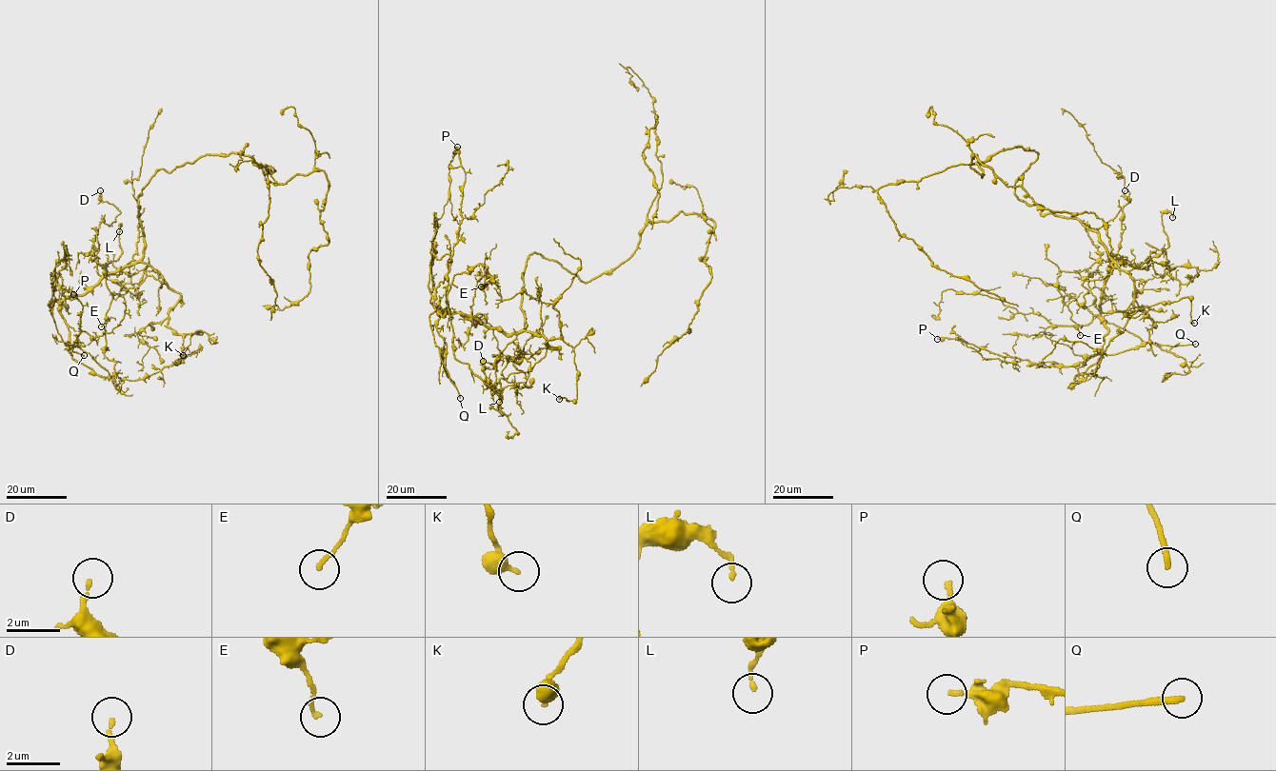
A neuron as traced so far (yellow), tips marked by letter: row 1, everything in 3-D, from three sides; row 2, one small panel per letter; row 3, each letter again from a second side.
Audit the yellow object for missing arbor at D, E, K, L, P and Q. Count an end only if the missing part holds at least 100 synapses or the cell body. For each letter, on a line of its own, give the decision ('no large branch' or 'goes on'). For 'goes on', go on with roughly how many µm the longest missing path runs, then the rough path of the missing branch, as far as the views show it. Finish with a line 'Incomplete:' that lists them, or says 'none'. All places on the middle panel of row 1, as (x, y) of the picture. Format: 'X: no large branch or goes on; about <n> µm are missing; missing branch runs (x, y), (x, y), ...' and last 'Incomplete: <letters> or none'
D: no large branch
E: no large branch
K: no large branch
L: no large branch
P: no large branch
Q: goes on; about 45 µm are missing; missing branch runs (460, 398), (443, 438), (442, 458), (433, 486)
Incomplete: Q

